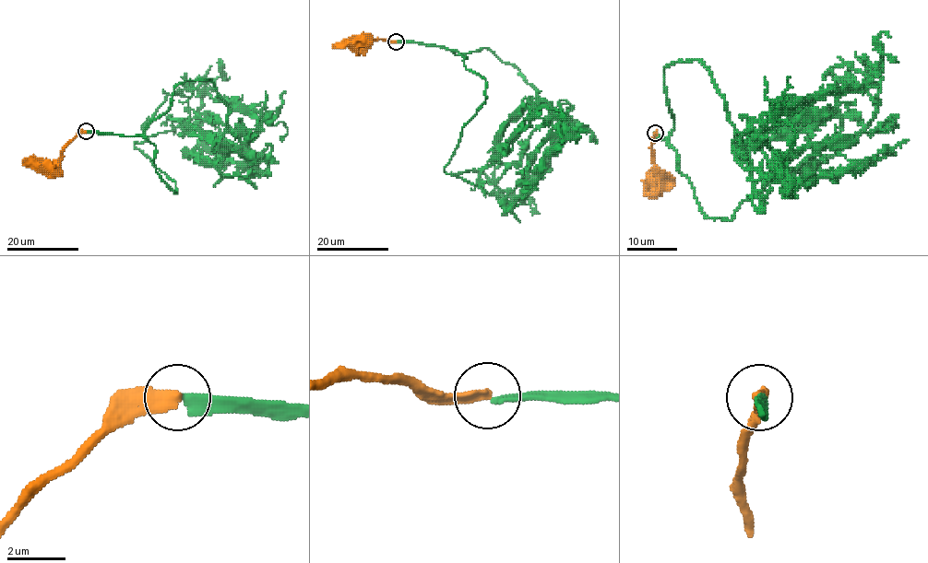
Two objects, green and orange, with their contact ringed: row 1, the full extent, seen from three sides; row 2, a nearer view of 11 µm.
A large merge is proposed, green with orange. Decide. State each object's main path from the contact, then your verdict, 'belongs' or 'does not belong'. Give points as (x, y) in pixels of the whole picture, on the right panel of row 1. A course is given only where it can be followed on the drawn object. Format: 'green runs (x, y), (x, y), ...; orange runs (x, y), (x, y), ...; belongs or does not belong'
green runs (656, 133), (701, 211), (729, 221), (860, 133), (874, 117), (863, 85), (837, 84), (841, 131); orange runs (654, 133), (652, 157), (659, 178), (652, 182); does not belong

